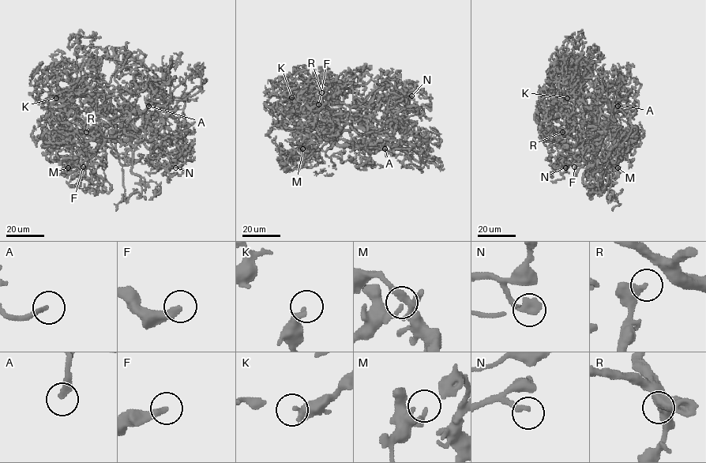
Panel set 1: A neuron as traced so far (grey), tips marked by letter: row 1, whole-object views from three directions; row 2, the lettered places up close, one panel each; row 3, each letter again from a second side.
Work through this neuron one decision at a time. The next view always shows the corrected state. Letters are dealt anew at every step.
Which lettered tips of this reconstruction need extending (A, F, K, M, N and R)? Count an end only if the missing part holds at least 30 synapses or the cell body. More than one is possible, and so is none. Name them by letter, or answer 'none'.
A, F, N

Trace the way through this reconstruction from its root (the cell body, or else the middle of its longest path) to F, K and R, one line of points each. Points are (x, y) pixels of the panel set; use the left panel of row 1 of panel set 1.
F: (125, 127), (120, 128), (98, 148), (88, 152), (74, 145), (76, 165), (83, 167)
K: (125, 127), (118, 127), (93, 108), (83, 77), (73, 78), (58, 73), (53, 80), (59, 88), (56, 98)
R: (125, 127), (114, 123), (101, 125), (102, 129), (95, 132), (86, 128), (82, 136), (84, 140), (86, 132)

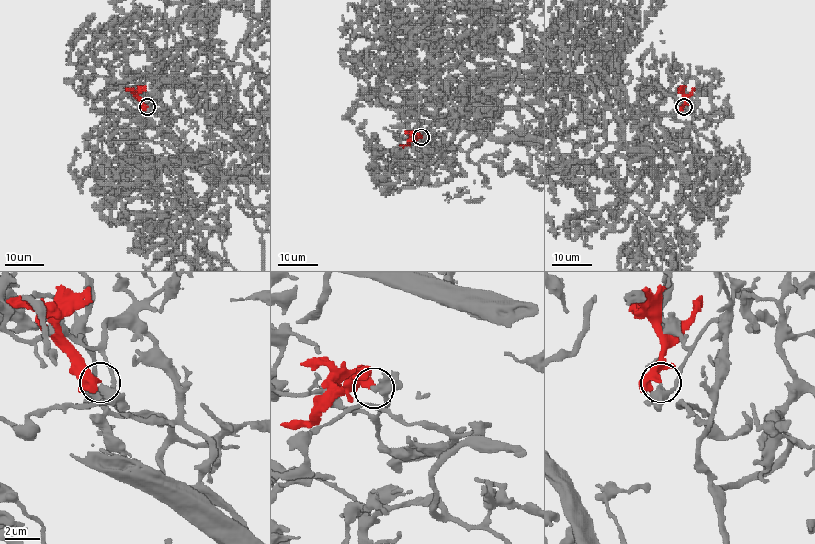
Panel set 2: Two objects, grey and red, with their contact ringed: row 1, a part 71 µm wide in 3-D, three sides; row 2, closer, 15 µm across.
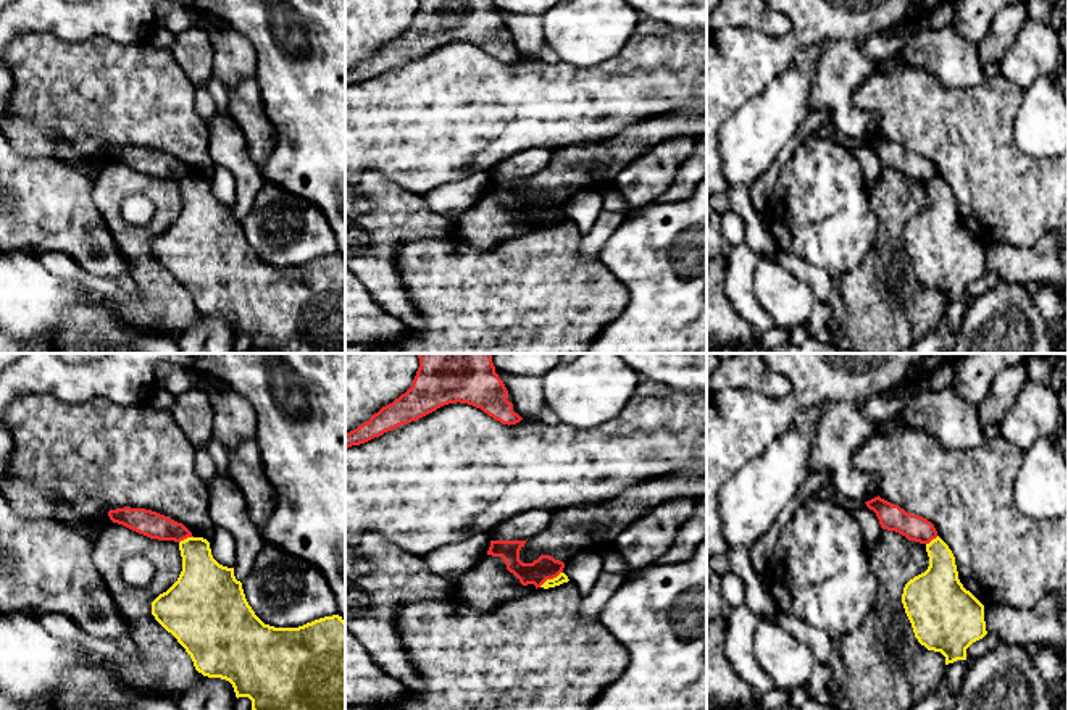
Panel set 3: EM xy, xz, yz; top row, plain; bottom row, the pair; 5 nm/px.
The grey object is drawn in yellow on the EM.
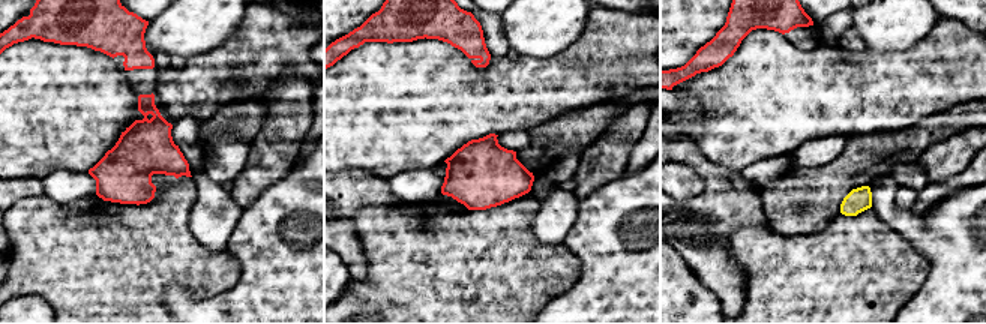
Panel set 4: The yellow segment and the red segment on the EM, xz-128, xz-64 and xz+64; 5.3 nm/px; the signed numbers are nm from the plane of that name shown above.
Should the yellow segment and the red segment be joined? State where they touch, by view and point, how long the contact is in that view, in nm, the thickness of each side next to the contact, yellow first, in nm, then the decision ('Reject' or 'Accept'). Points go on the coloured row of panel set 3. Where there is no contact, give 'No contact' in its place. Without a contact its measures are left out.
Touches yellow at xz (550, 580). Shared border 140 nm. Thickness 50 nm (yellow) against 120 nm. Reject

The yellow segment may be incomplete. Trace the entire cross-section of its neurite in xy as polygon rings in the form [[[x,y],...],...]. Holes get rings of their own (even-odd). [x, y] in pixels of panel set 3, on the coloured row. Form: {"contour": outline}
{"contour": [[[203,537],[179,542],[182,571],[177,581],[152,602],[152,615],[190,655],[198,673],[232,684],[236,697],[248,697],[252,710],[345,710],[345,621],[324,616],[298,628],[265,624],[248,605],[234,568],[219,565]]]}

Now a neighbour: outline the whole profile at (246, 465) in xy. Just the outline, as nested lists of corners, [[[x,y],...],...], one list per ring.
[[[244,441],[229,450],[229,470],[245,497],[252,521],[263,526],[274,512],[276,492],[263,470],[257,441]]]

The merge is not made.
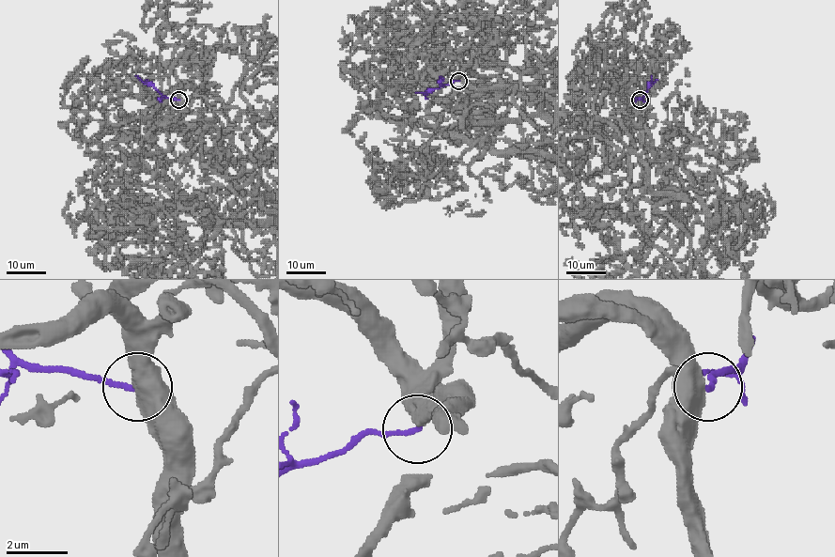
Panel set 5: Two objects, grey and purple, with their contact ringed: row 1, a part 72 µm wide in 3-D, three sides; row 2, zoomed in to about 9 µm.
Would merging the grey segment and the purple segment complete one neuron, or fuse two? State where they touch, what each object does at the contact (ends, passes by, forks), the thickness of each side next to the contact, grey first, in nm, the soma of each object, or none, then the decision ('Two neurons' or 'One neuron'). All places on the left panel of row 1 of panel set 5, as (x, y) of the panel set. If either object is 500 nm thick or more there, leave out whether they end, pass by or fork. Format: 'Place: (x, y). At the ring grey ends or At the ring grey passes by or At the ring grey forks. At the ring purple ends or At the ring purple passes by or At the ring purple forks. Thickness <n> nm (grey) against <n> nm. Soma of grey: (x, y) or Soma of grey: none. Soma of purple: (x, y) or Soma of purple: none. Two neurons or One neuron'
Place: (178, 100). Thickness 500 nm (grey) against 160 nm. Soma of grey: none. Soma of purple: none. Two neurons

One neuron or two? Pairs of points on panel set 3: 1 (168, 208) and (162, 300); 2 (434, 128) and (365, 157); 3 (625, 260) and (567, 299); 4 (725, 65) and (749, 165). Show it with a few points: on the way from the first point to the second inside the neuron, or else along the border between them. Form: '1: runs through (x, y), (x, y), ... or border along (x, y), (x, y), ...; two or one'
1: runs through (150, 231), (144, 238), (144, 270), (150, 278); one
2: runs through (417, 128), (394, 128), (383, 139); one
3: border along (599, 257), (626, 288), (626, 304); two
4: border along (765, 87), (747, 99), (723, 123); two

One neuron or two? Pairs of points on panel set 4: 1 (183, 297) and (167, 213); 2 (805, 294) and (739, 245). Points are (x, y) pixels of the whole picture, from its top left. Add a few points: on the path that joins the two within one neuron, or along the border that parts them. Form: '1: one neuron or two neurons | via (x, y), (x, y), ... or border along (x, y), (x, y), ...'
1: two neurons | border along (215, 293), (195, 296), (171, 284), (161, 299)
2: one neuron | via (788, 278), (755, 249)

